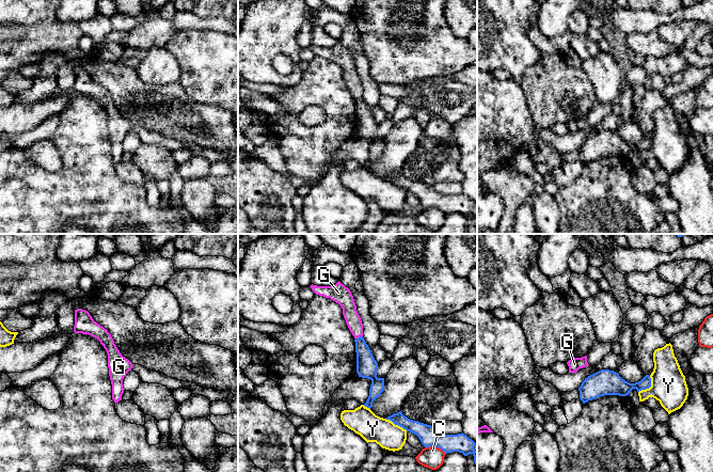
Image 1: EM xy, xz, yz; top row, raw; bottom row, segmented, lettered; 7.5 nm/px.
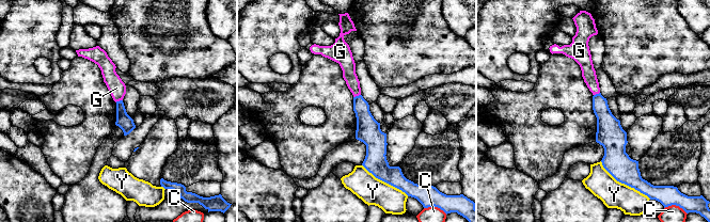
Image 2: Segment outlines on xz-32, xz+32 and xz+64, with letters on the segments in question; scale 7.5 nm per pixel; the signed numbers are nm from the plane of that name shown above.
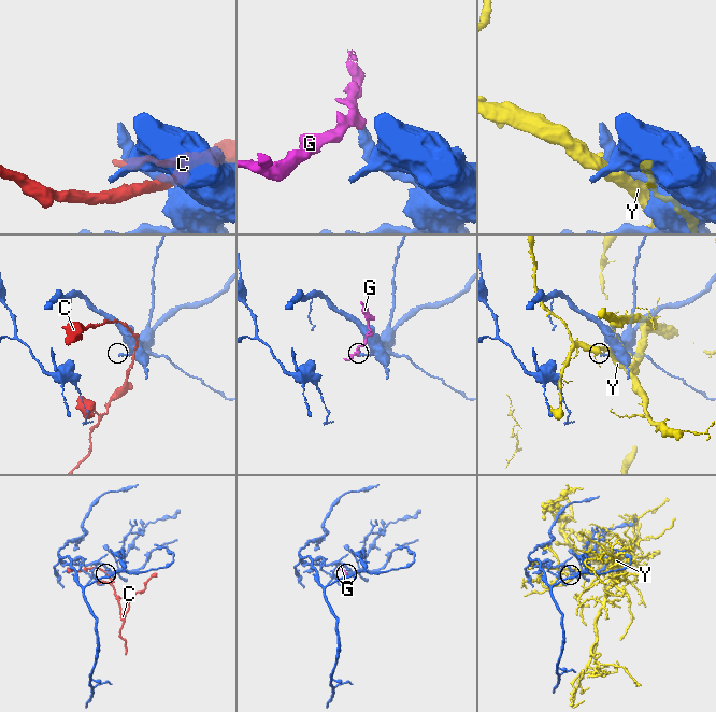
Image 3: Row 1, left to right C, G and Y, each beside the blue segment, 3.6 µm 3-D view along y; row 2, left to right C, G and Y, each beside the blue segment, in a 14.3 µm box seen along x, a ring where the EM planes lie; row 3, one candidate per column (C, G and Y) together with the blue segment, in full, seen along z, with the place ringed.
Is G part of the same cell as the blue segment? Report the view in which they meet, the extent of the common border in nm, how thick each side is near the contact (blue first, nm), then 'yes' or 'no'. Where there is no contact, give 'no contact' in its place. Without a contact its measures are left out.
contact in xz; length 60 nm; calibres 160 and 120 nm; yes

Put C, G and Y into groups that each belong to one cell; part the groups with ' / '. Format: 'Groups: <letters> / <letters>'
Groups: C / G / Y

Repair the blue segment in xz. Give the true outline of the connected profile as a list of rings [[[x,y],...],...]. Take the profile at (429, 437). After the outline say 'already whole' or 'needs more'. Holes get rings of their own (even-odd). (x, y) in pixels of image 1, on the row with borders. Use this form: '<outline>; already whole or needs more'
[[[401,411],[387,416],[386,420],[416,435],[425,447],[437,446],[446,454],[451,452],[459,452],[464,456],[472,454],[477,467],[477,451],[474,449],[476,443],[463,432],[458,435],[439,432],[431,425],[408,419]]]; already whole

